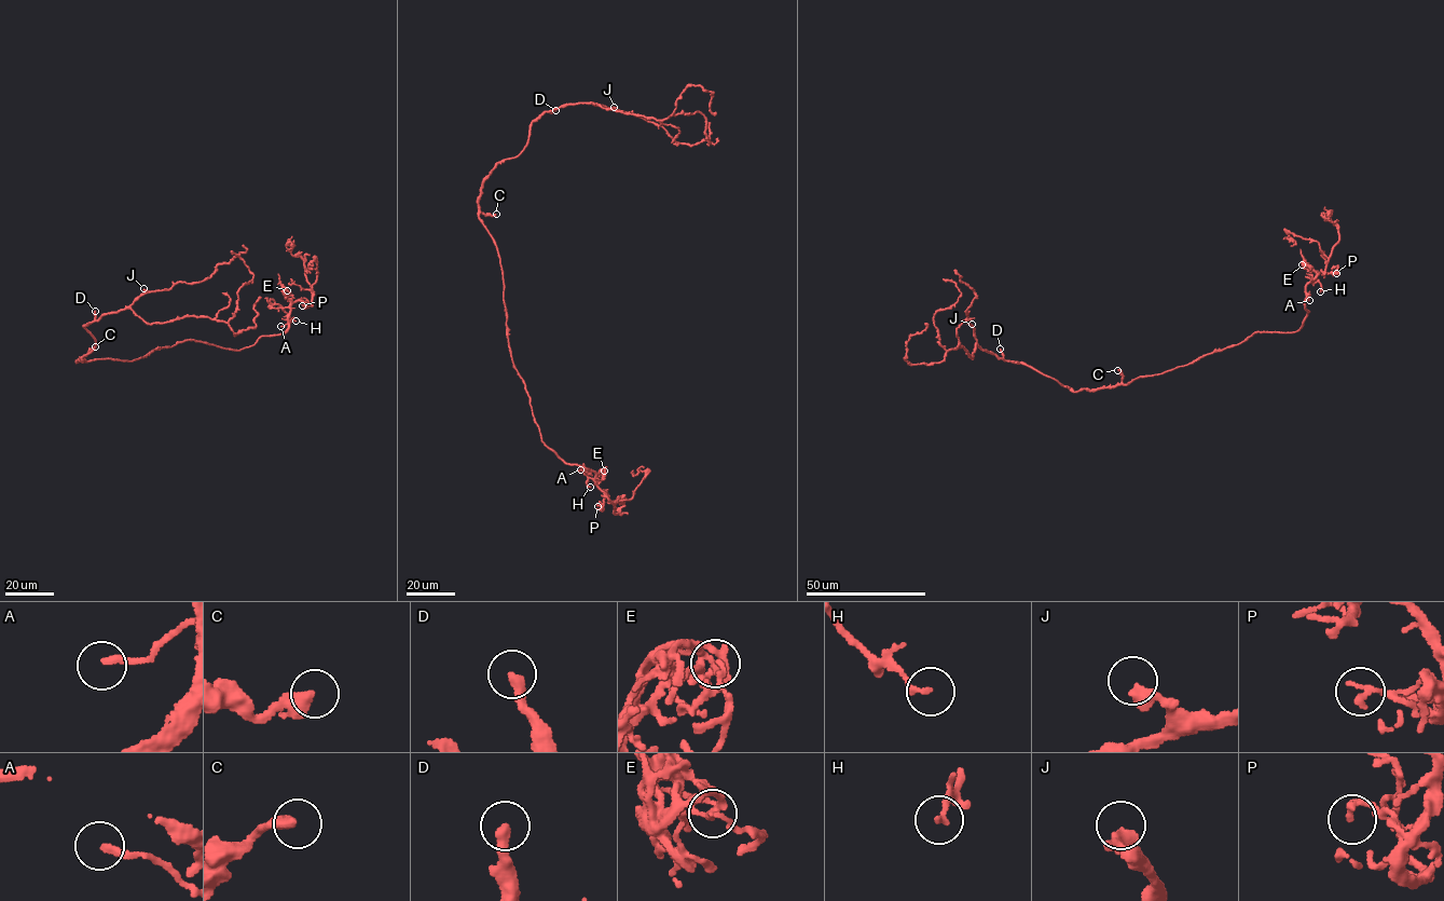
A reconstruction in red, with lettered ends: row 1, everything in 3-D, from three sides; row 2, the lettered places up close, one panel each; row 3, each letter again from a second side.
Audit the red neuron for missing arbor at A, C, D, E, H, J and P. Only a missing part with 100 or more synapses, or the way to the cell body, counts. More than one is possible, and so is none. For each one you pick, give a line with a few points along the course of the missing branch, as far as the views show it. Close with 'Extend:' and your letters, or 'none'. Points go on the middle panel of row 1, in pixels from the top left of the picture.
Extend: none

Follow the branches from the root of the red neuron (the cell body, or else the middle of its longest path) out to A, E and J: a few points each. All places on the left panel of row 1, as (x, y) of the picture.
A: (97, 358), (135, 360), (188, 340), (238, 351), (261, 337), (283, 333), (288, 322), (280, 326)
E: (97, 358), (135, 360), (188, 340), (241, 350), (261, 337), (286, 330), (291, 309), (287, 290)
J: (97, 358), (76, 360), (82, 362), (95, 345), (83, 326), (127, 309), (145, 294), (143, 288)

